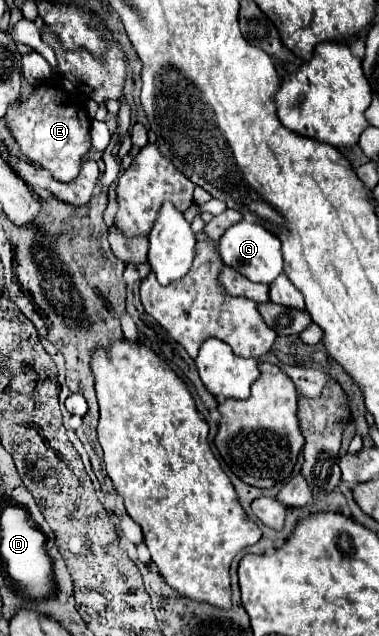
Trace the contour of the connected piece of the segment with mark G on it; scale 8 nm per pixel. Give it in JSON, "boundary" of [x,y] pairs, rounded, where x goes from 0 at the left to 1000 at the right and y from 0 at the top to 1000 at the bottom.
{"boundary":[[[633,346],[596,362],[596,368],[575,381],[575,396],[596,418],[617,421],[623,428],[633,428],[639,434],[670,443],[712,447],[744,431],[744,421],[749,421],[739,377],[707,362],[697,362],[686,352],[660,352],[649,346]]]}

